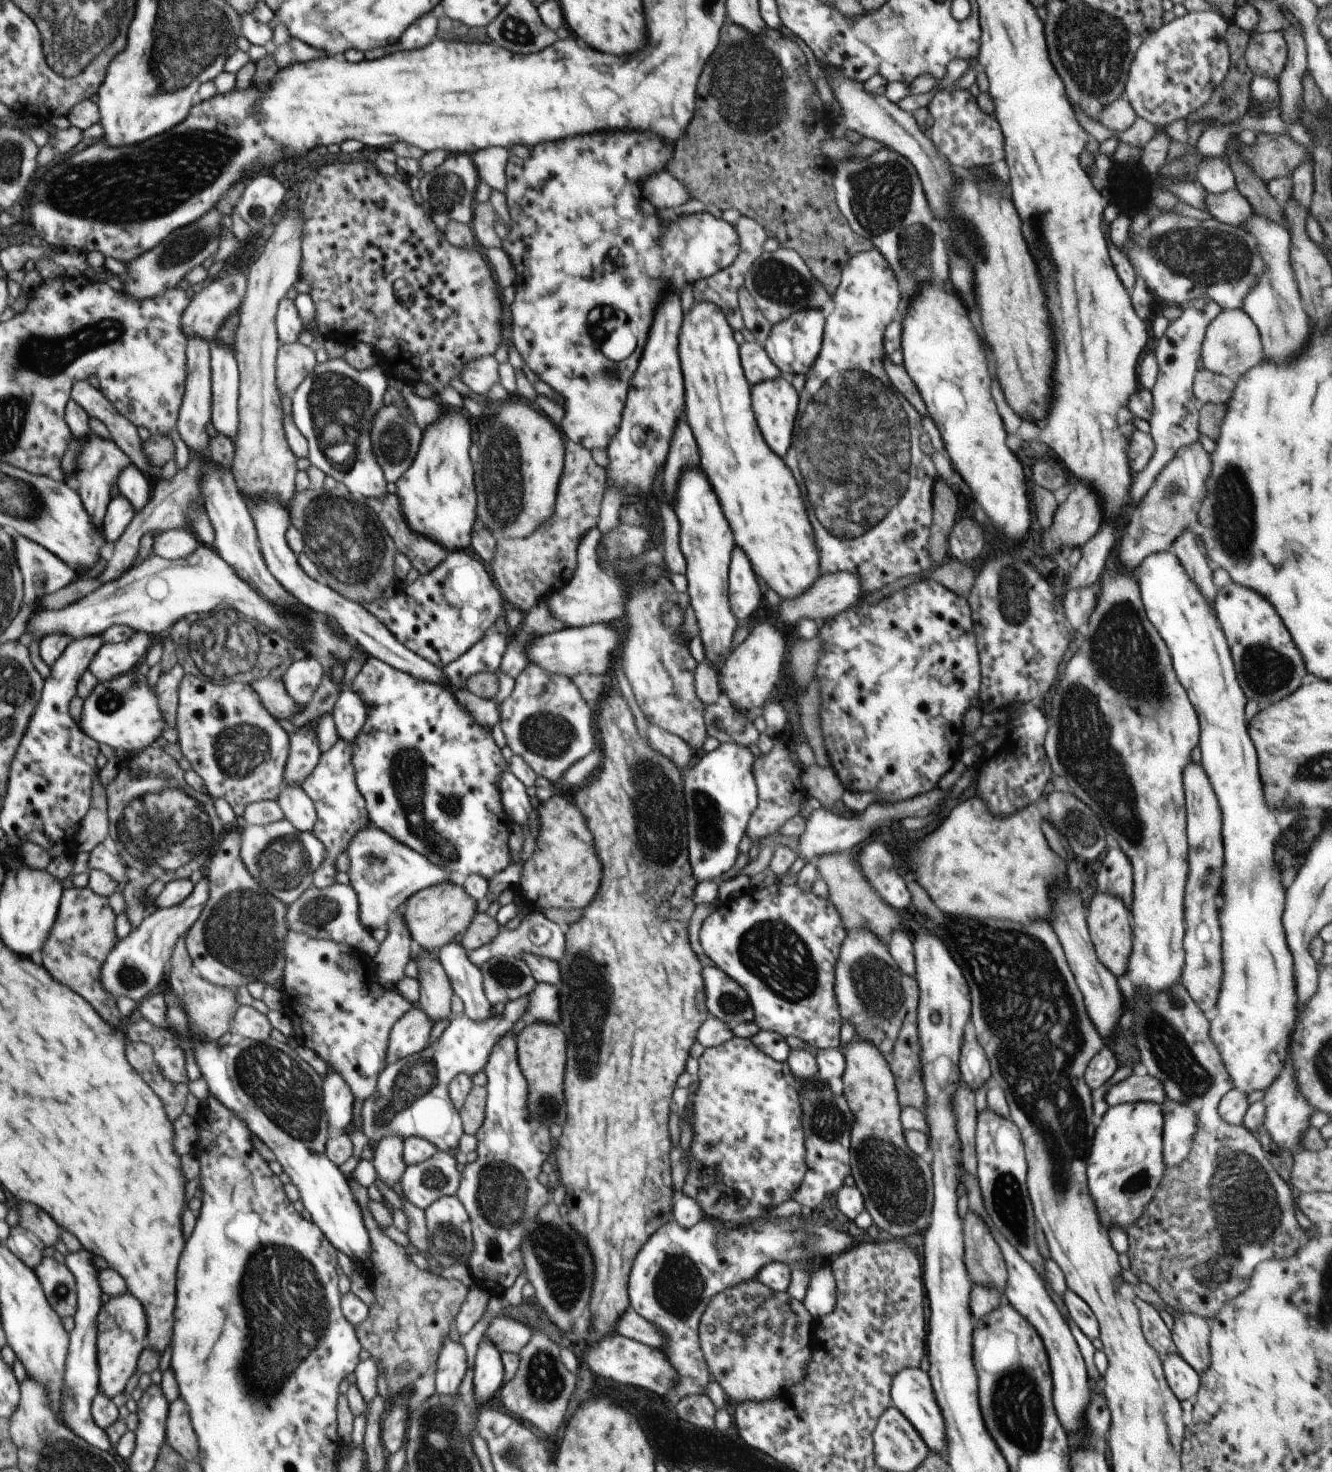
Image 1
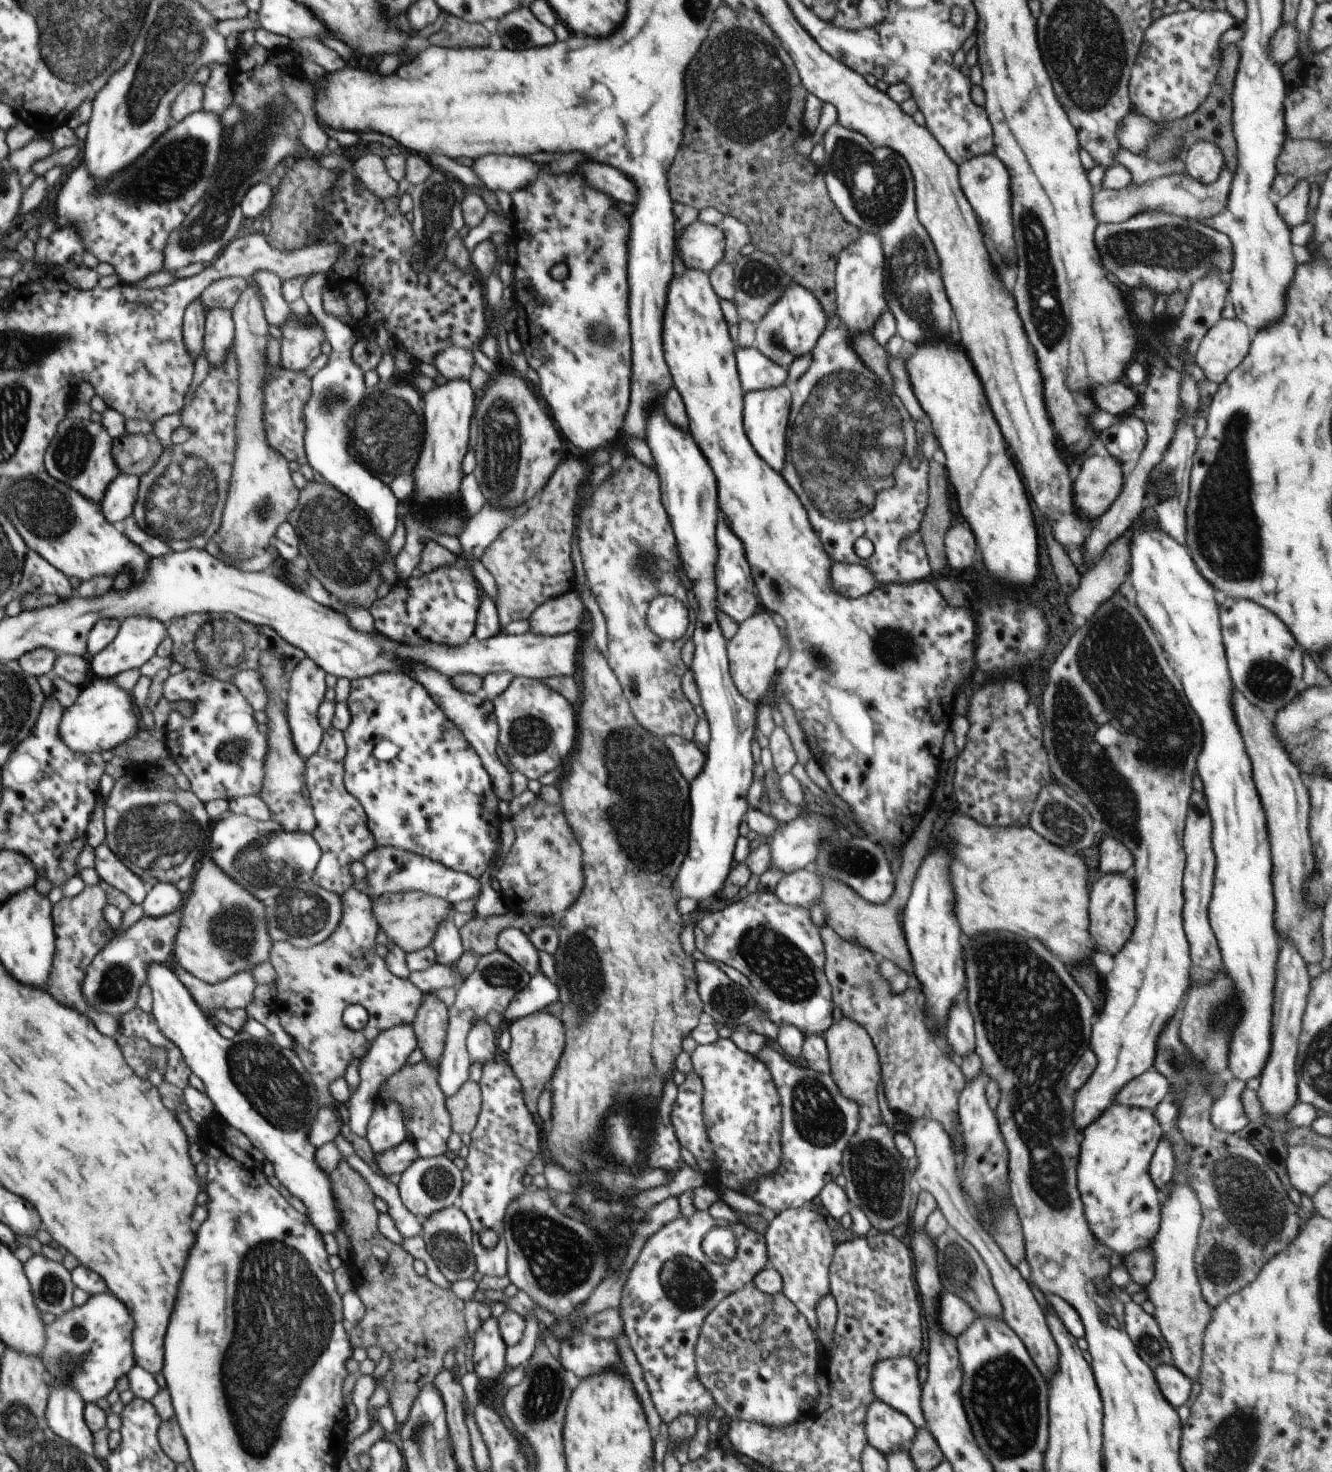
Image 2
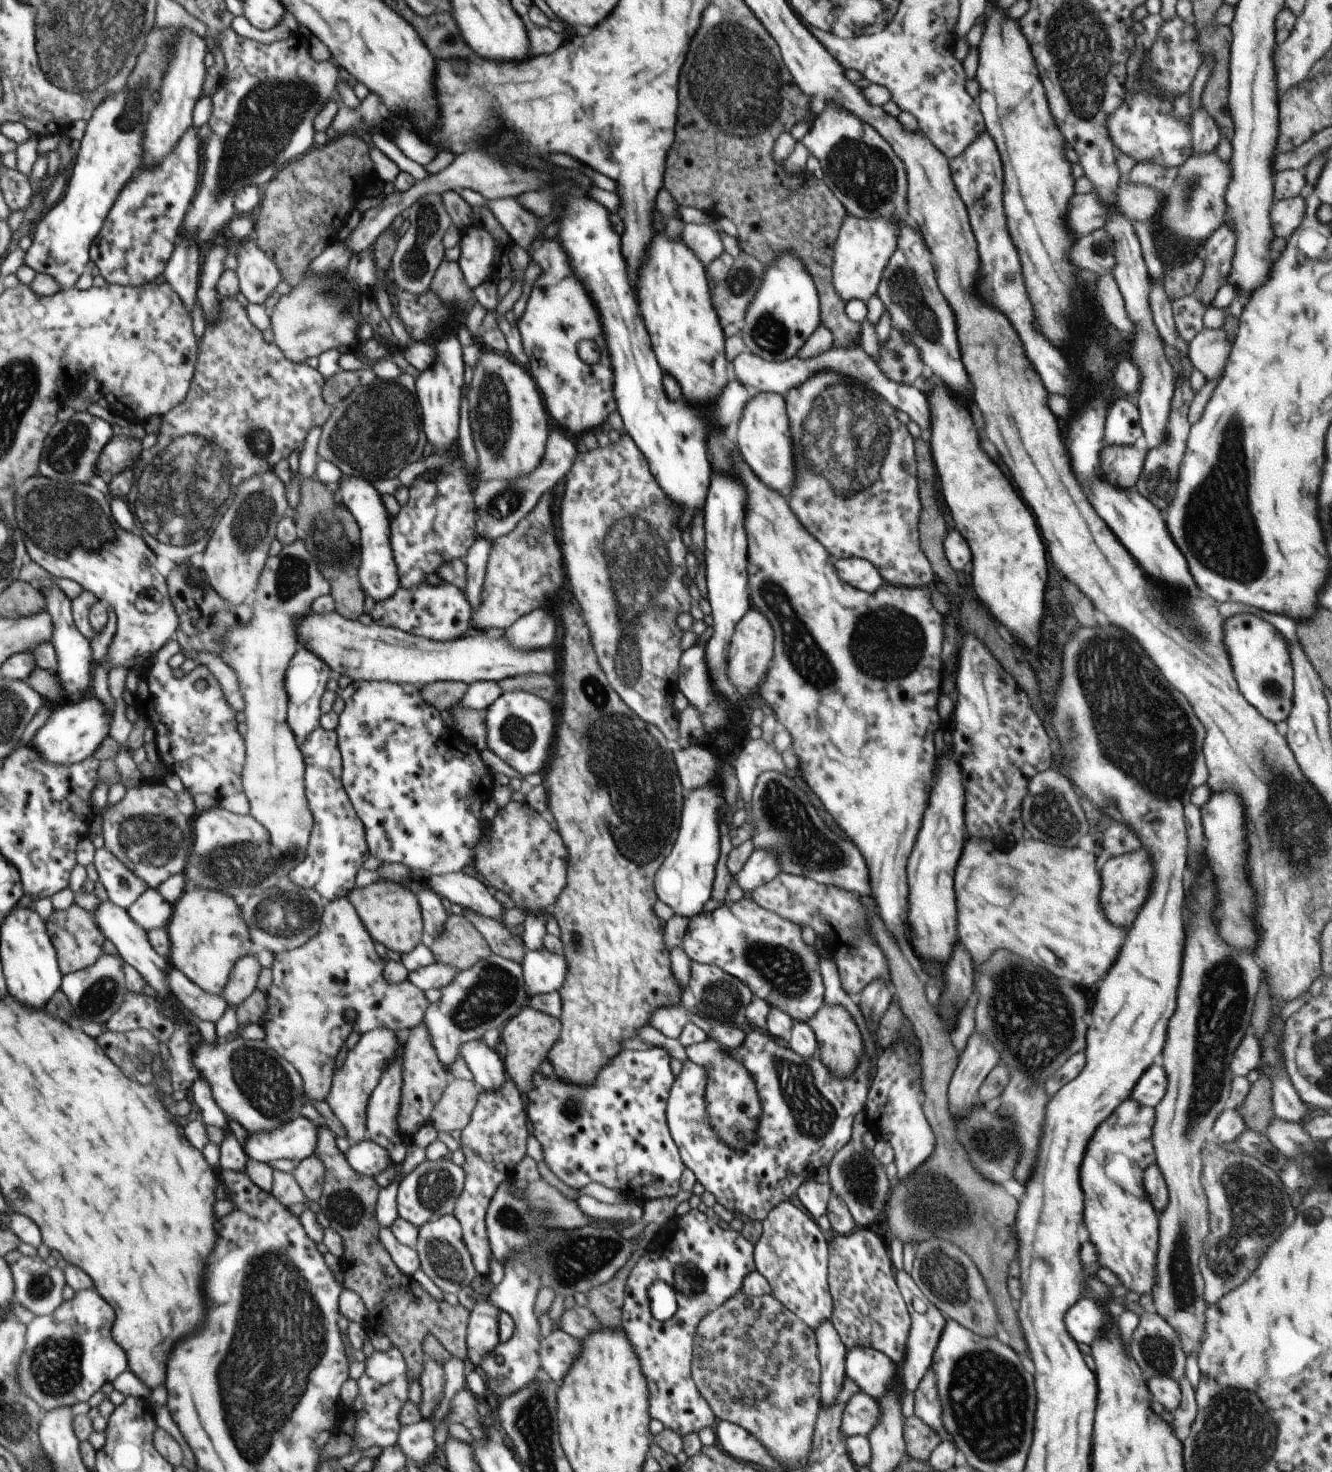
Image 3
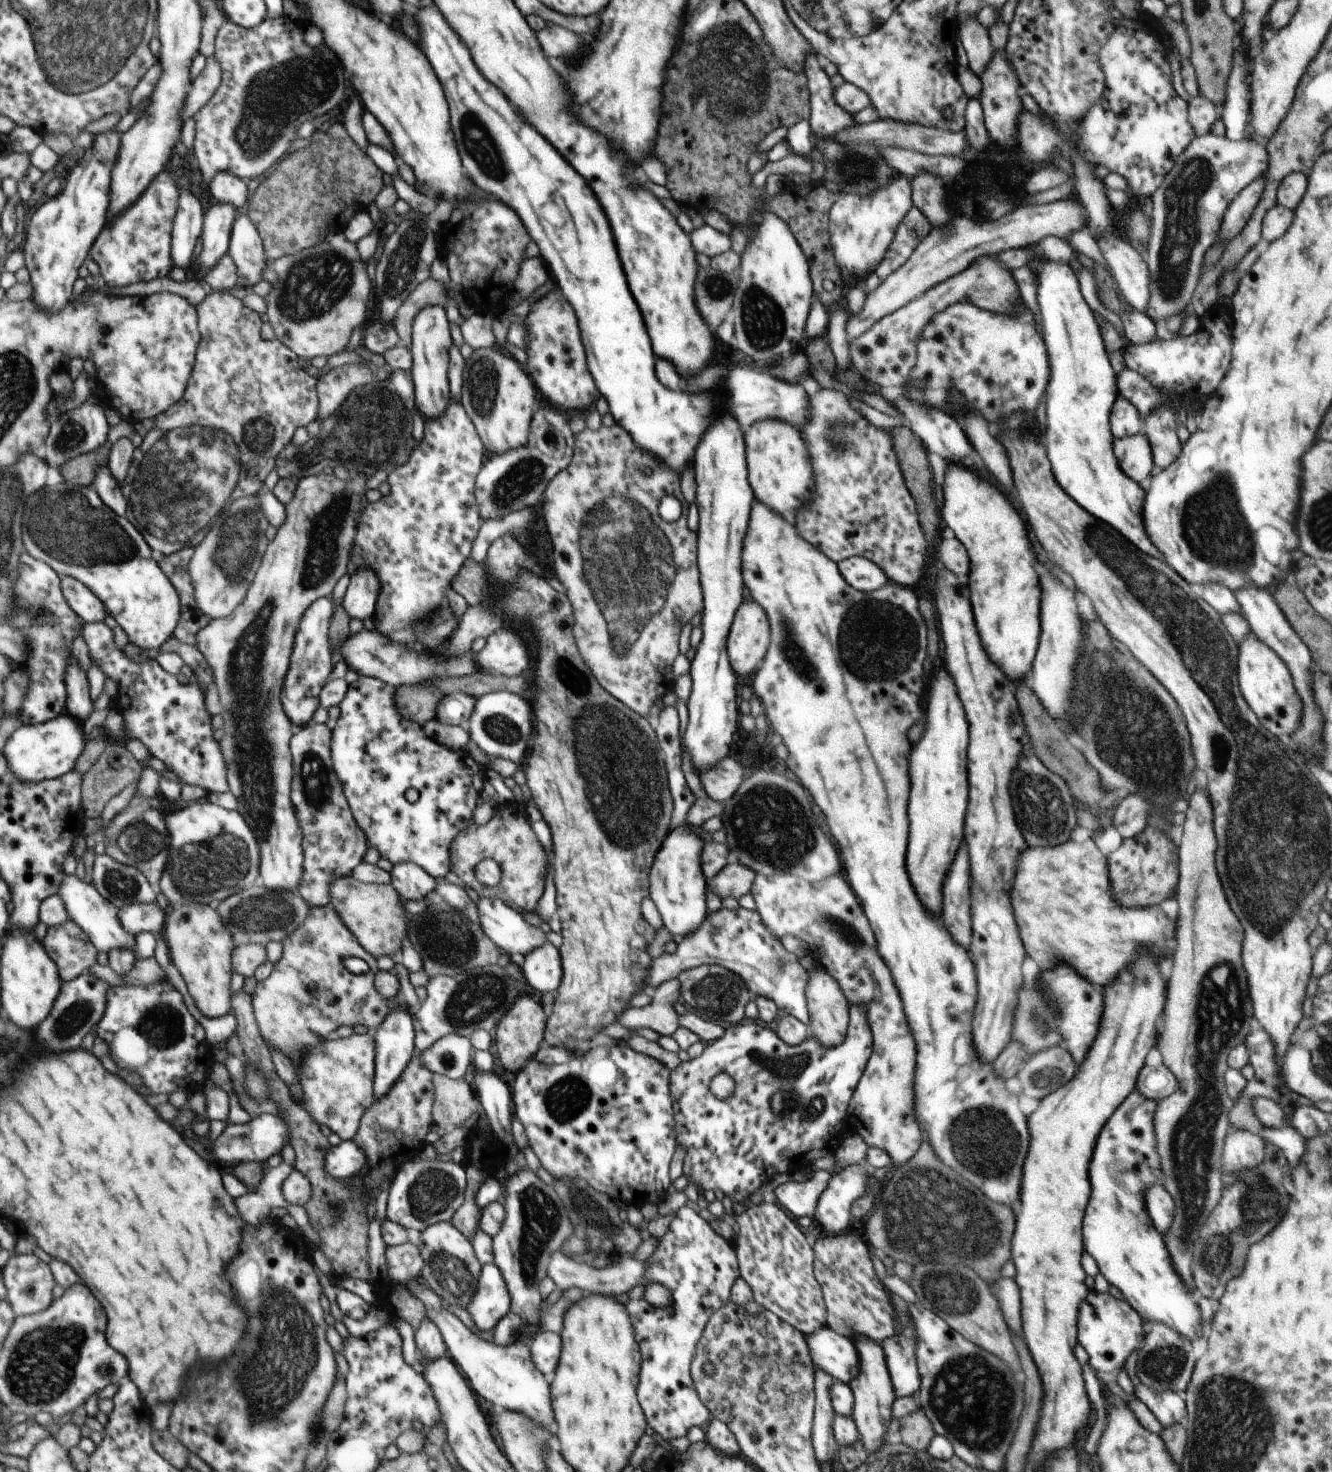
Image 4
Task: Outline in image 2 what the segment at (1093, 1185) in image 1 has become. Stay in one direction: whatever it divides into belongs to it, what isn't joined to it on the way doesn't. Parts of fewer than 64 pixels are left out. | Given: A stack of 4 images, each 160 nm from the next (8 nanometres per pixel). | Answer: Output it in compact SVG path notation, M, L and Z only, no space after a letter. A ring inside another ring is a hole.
M1112 1104L1110 1108L1100 1113L1096 1122L1092 1122L1084 1130L1084 1140L1080 1144L1082 1154L1078 1164L1078 1190L1082 1194L1085 1217L1098 1242L1105 1244L1113 1252L1118 1252L1122 1258L1152 1244L1152 1240L1157 1235L1161 1221L1162 1200L1157 1188L1154 1187L1149 1168L1163 1135L1164 1130L1153 1115L1152 1109L1120 1106L1120 1104Z

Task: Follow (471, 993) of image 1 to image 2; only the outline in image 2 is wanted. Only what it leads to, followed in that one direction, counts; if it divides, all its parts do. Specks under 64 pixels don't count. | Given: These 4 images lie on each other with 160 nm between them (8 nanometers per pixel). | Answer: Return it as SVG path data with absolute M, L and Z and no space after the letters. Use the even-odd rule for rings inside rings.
M447 918L439 924L430 945L434 949L437 963L447 967L455 967L465 951L459 929L452 918ZM476 1021L472 1023L466 1039L467 1051L472 1063L476 1061L484 1066L489 1063L500 1051L496 1048L496 1038L493 1028L487 1021Z

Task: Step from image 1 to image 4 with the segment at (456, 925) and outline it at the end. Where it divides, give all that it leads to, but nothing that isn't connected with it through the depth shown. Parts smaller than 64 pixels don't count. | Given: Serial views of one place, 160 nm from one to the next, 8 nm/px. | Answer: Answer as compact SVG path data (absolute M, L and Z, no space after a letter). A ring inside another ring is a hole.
M352 876L334 878L330 888L330 908L334 908L344 926L352 932L352 936L360 946L374 958L392 956L402 950L402 942L408 931L408 918L404 906L400 902L398 892L392 884L372 884L358 882Z

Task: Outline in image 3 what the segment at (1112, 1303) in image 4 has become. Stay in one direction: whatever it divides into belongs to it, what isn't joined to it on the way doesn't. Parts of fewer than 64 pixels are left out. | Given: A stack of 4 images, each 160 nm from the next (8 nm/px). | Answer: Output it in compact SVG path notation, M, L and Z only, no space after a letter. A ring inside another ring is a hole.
M1084 1296L1076 1304L1068 1308L1064 1317L1070 1336L1078 1343L1089 1346L1102 1335L1107 1335L1108 1329L1116 1329L1116 1320L1108 1308L1100 1307L1095 1301Z

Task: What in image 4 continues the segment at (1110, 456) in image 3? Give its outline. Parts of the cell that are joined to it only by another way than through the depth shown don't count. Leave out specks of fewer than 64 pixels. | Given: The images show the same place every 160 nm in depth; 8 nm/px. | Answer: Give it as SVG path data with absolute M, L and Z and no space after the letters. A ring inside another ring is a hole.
M1139 433L1115 439L1114 455L1120 471L1138 484L1148 478L1154 468L1150 442L1145 435Z

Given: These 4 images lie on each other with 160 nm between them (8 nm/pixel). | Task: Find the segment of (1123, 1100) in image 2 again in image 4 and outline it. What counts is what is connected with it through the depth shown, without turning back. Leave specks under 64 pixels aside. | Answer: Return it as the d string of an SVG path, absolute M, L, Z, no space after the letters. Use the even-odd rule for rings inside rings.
M1164 1064L1144 1066L1142 1072L1140 1072L1138 1086L1140 1086L1142 1096L1146 1096L1154 1101L1164 1100L1176 1090L1180 1090L1178 1088L1180 1084L1178 1084L1176 1076Z

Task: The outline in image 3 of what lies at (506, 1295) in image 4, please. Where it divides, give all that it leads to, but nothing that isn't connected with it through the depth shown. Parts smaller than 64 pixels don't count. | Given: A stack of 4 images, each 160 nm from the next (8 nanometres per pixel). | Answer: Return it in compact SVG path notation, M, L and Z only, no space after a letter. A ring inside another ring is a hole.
M477 1299L477 1304L470 1311L469 1323L467 1324L467 1359L472 1364L480 1365L496 1347L500 1344L499 1339L499 1314L500 1309L491 1304Z

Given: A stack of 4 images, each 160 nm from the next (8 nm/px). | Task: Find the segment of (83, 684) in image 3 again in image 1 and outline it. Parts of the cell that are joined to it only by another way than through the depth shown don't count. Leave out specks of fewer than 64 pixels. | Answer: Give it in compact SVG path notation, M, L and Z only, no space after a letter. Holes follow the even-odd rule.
M11 533L15 540L16 556L19 558L20 572L24 576L24 604L34 605L35 600L41 595L56 592L68 586L78 578L78 572L60 560L51 550L41 547L37 542L18 533Z

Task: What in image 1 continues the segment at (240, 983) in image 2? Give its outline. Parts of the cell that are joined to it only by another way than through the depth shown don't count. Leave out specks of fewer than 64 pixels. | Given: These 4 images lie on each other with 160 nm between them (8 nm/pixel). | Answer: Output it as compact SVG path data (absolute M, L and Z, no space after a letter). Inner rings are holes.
M180 935L170 957L168 982L170 982L171 992L178 994L178 998L182 1000L182 1004L186 1008L186 1012L188 1012L188 1016L192 1020L191 1032L195 1033L195 1036L200 1039L218 1042L221 1036L229 1035L230 1033L231 1020L235 1018L238 1006L235 998L236 989L212 984L212 981L201 977L196 972L191 956L188 954L185 938L186 935Z

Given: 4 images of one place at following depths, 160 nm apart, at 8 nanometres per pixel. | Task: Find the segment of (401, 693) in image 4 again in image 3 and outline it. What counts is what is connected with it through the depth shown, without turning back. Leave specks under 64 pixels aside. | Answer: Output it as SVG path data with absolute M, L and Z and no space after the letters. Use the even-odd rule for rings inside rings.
M437 681L422 686L420 694L426 704L434 706L438 712L450 711L460 703L469 686L464 682Z

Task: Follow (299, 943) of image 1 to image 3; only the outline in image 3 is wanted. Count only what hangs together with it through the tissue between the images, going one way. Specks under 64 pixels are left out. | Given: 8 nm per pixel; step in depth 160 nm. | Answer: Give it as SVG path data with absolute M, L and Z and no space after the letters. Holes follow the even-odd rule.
M346 896L336 901L325 902L320 930L309 942L274 955L274 964L271 966L272 985L266 992L267 1008L261 1022L266 1034L264 1042L296 1068L302 1078L304 1093L308 1100L326 1101L332 1085L335 1059L352 1032L362 1035L375 1029L386 1028L405 1034L424 1019L424 1012L430 1005L424 991L409 981L390 984L384 978L385 964L385 960L381 960L375 950L374 940L366 932L364 924L360 922L356 910ZM346 1010L356 1012L354 1024L348 1024L344 1020Z

